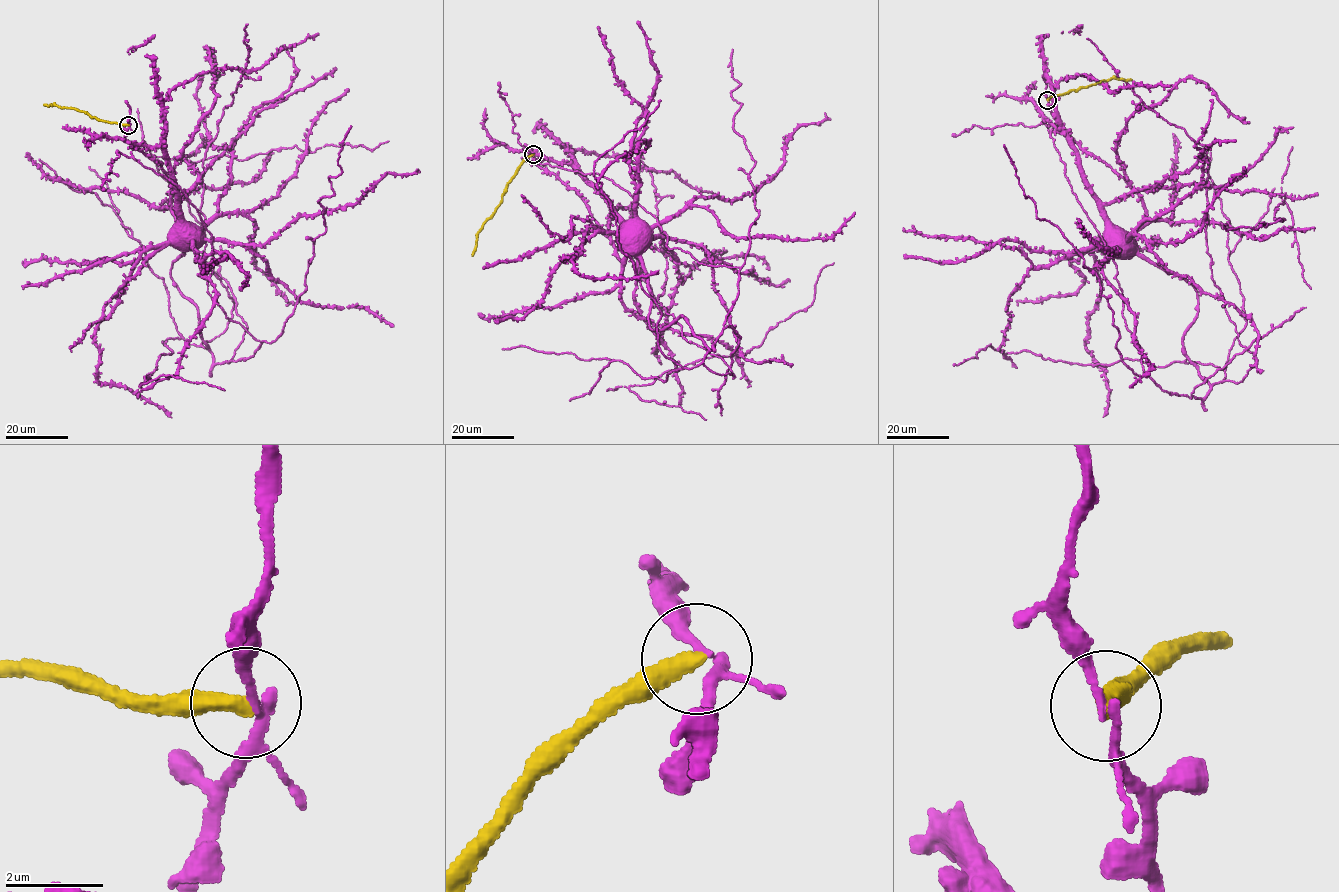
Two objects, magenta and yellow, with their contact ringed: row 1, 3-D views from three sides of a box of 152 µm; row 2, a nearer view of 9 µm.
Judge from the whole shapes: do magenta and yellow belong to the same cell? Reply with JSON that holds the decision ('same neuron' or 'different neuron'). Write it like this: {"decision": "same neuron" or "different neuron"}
{"decision": "different neuron"}

